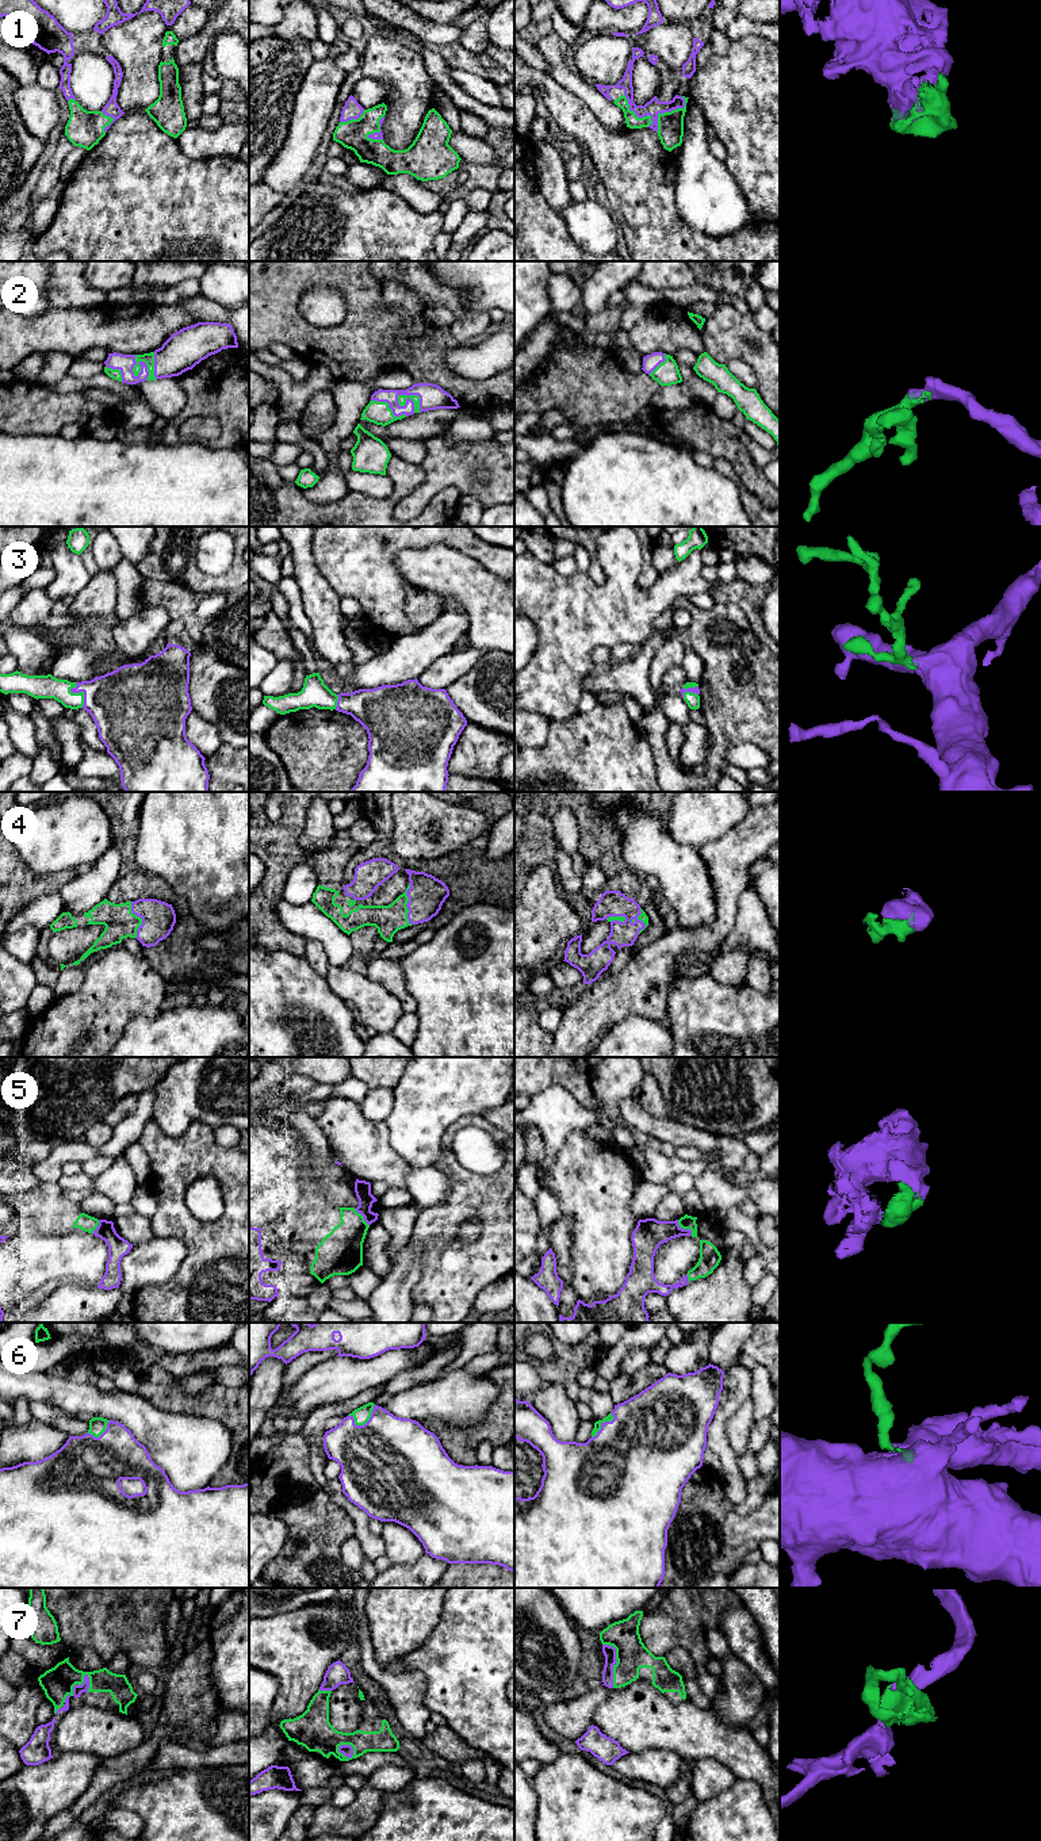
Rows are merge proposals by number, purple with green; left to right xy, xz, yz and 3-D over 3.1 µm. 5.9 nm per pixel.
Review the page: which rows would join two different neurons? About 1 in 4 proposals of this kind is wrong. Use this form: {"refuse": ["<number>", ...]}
{"refuse": []}

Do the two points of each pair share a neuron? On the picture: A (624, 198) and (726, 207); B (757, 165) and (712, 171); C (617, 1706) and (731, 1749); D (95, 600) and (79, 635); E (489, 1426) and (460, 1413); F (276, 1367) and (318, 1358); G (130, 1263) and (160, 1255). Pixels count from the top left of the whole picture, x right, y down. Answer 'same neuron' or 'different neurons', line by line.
A: different neurons
B: different neurons
C: same neuron
D: same neuron
E: different neurons
F: different neurons
G: same neuron

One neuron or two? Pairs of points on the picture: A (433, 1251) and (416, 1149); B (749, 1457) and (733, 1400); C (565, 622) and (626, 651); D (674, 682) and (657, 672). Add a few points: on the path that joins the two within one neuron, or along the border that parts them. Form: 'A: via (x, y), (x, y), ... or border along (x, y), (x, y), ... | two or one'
A: border along (443, 1135), (441, 1147), (444, 1151), (432, 1164) | two
B: border along (738, 1457), (741, 1474), (746, 1481) | two
C: border along (634, 646), (617, 643), (612, 649) | two
D: border along (680, 665), (663, 673), (665, 689) | two

